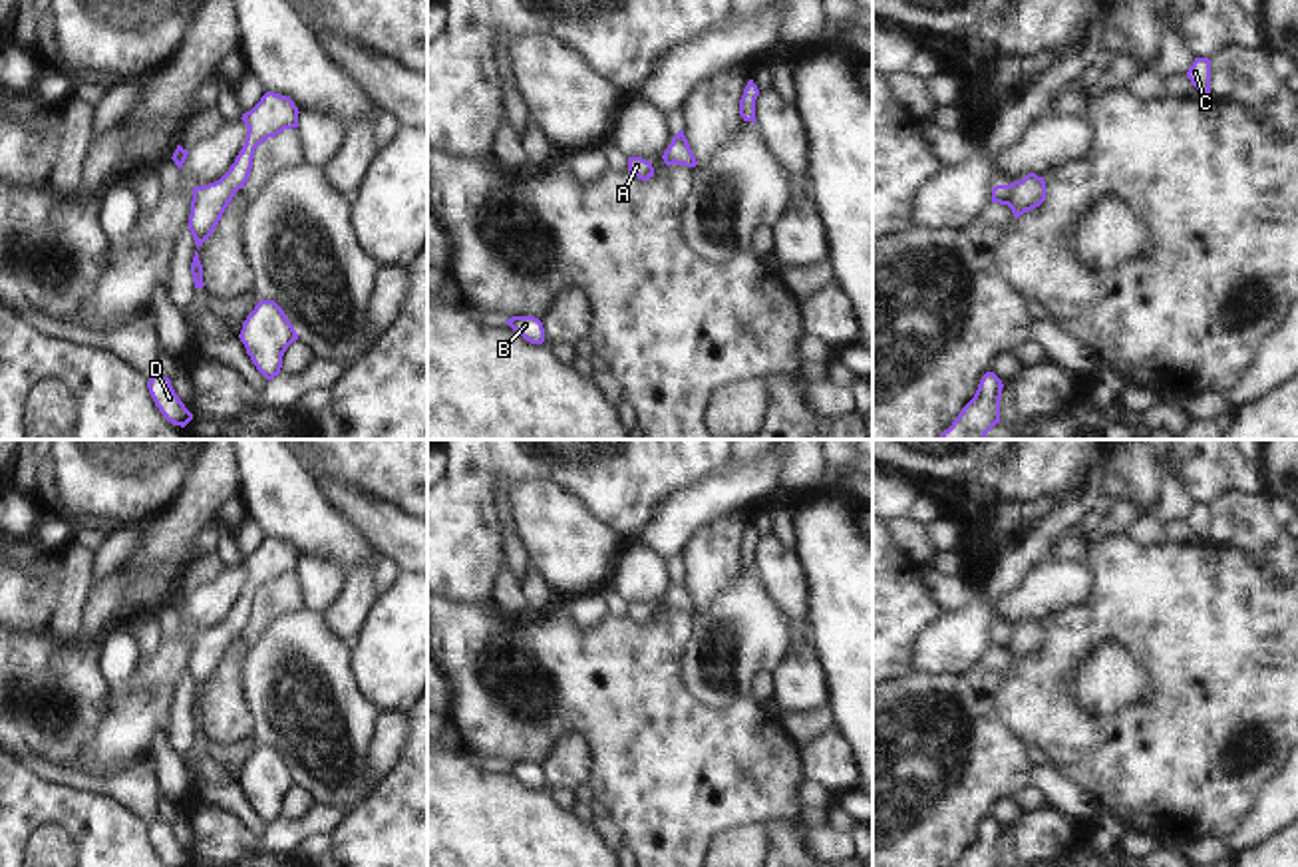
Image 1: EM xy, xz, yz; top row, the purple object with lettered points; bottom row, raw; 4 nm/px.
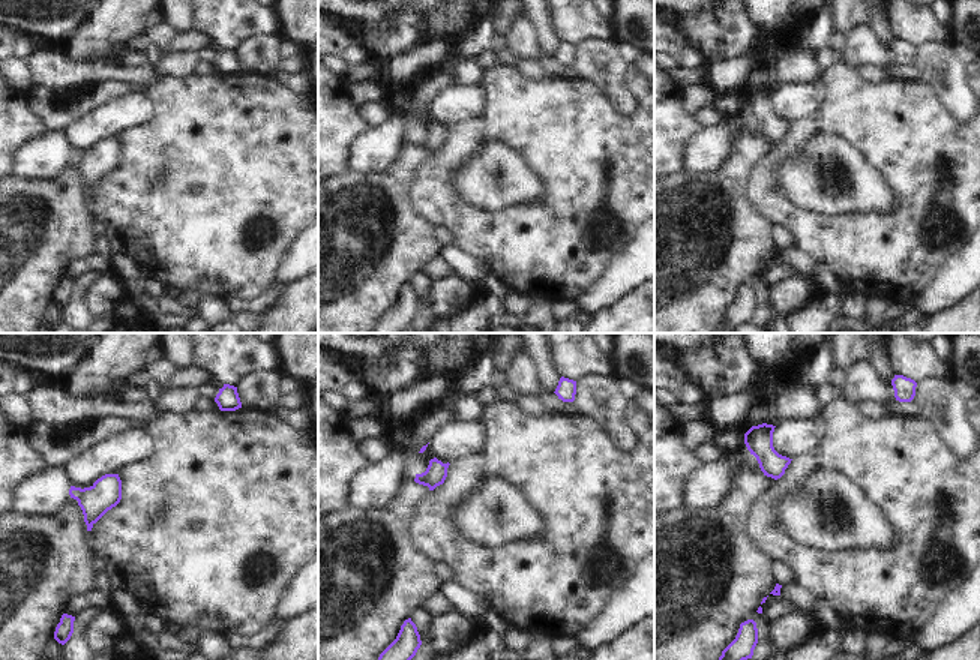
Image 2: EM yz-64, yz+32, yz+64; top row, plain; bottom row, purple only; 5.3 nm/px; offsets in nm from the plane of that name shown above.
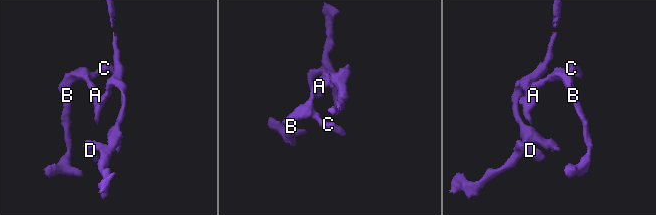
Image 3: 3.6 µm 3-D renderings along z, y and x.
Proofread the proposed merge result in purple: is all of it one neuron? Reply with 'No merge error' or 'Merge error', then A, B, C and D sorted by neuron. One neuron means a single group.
No merge error. Groups: A B C D.

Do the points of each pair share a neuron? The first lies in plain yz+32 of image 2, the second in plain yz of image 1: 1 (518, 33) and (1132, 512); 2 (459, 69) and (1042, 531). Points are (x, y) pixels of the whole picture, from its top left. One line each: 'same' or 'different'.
1: different
2: different

